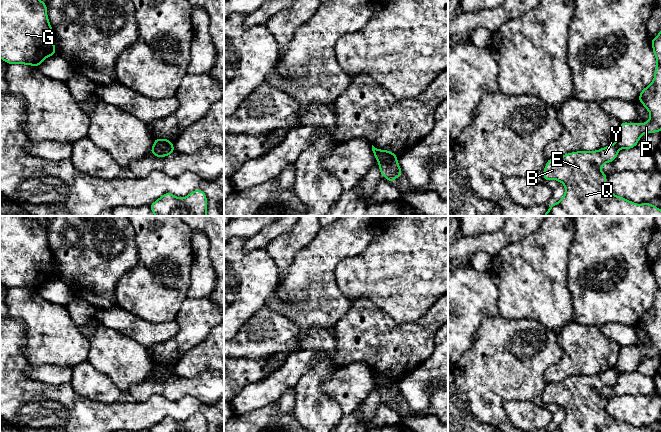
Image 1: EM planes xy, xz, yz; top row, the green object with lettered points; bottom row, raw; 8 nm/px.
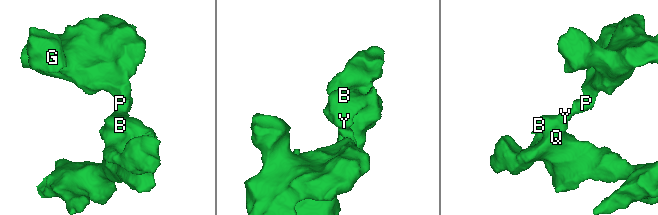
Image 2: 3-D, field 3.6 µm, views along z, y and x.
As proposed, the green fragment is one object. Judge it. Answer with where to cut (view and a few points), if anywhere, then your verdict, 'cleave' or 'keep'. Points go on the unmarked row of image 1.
xy (154, 368), (172, 371) | cleave

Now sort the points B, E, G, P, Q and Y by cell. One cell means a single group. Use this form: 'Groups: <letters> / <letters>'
Groups: B E Q Y / G P

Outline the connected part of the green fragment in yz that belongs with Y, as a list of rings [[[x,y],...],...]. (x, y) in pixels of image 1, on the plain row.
[[[616,368],[608,369],[596,375],[577,375],[559,382],[550,382],[543,394],[543,403],[557,404],[565,410],[563,422],[550,432],[658,432],[651,427],[635,428],[609,415],[605,409],[607,398],[601,395],[605,387],[613,386],[618,379]]]

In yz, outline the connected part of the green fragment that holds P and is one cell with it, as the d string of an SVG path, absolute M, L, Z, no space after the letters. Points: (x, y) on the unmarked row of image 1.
M661 255L651 267L657 284L654 303L641 315L638 322L649 335L650 342L647 347L621 346L615 366L619 373L631 373L637 370L640 361L645 357L661 356Z

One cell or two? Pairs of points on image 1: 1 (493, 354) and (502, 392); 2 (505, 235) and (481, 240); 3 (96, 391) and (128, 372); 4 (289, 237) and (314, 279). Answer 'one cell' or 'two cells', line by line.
1: one cell
2: one cell
3: two cells
4: two cells

